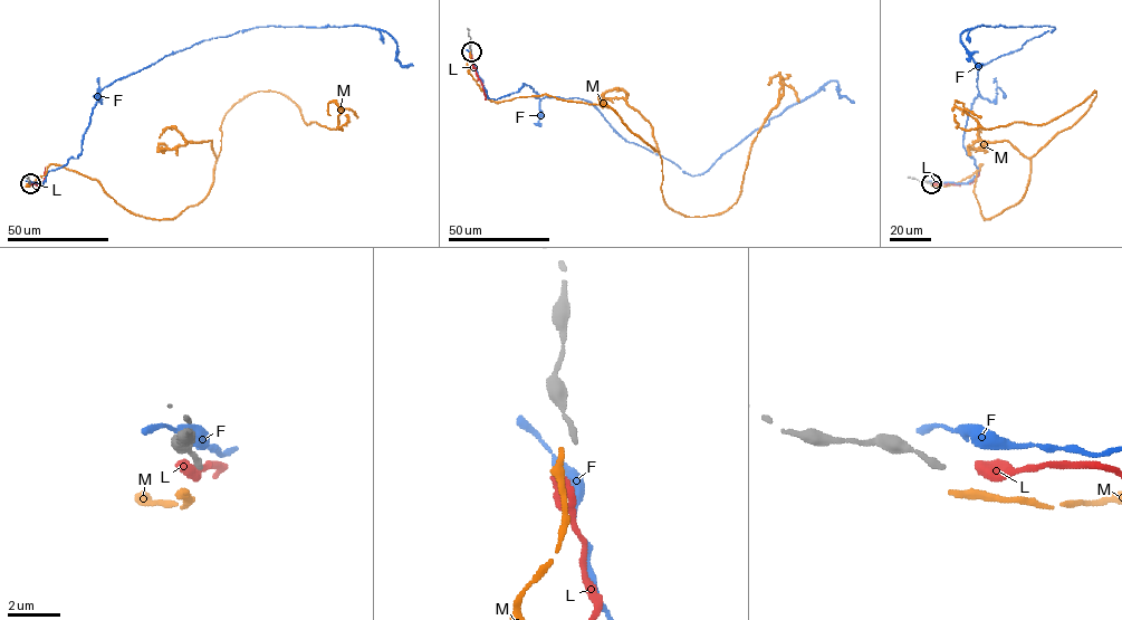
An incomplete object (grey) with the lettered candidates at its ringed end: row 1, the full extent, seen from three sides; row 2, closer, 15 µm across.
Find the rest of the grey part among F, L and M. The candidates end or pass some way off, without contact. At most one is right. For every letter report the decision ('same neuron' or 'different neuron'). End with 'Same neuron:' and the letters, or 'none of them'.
F: different neuron
L: different neuron
M: different neuron
Same neuron: none of them

